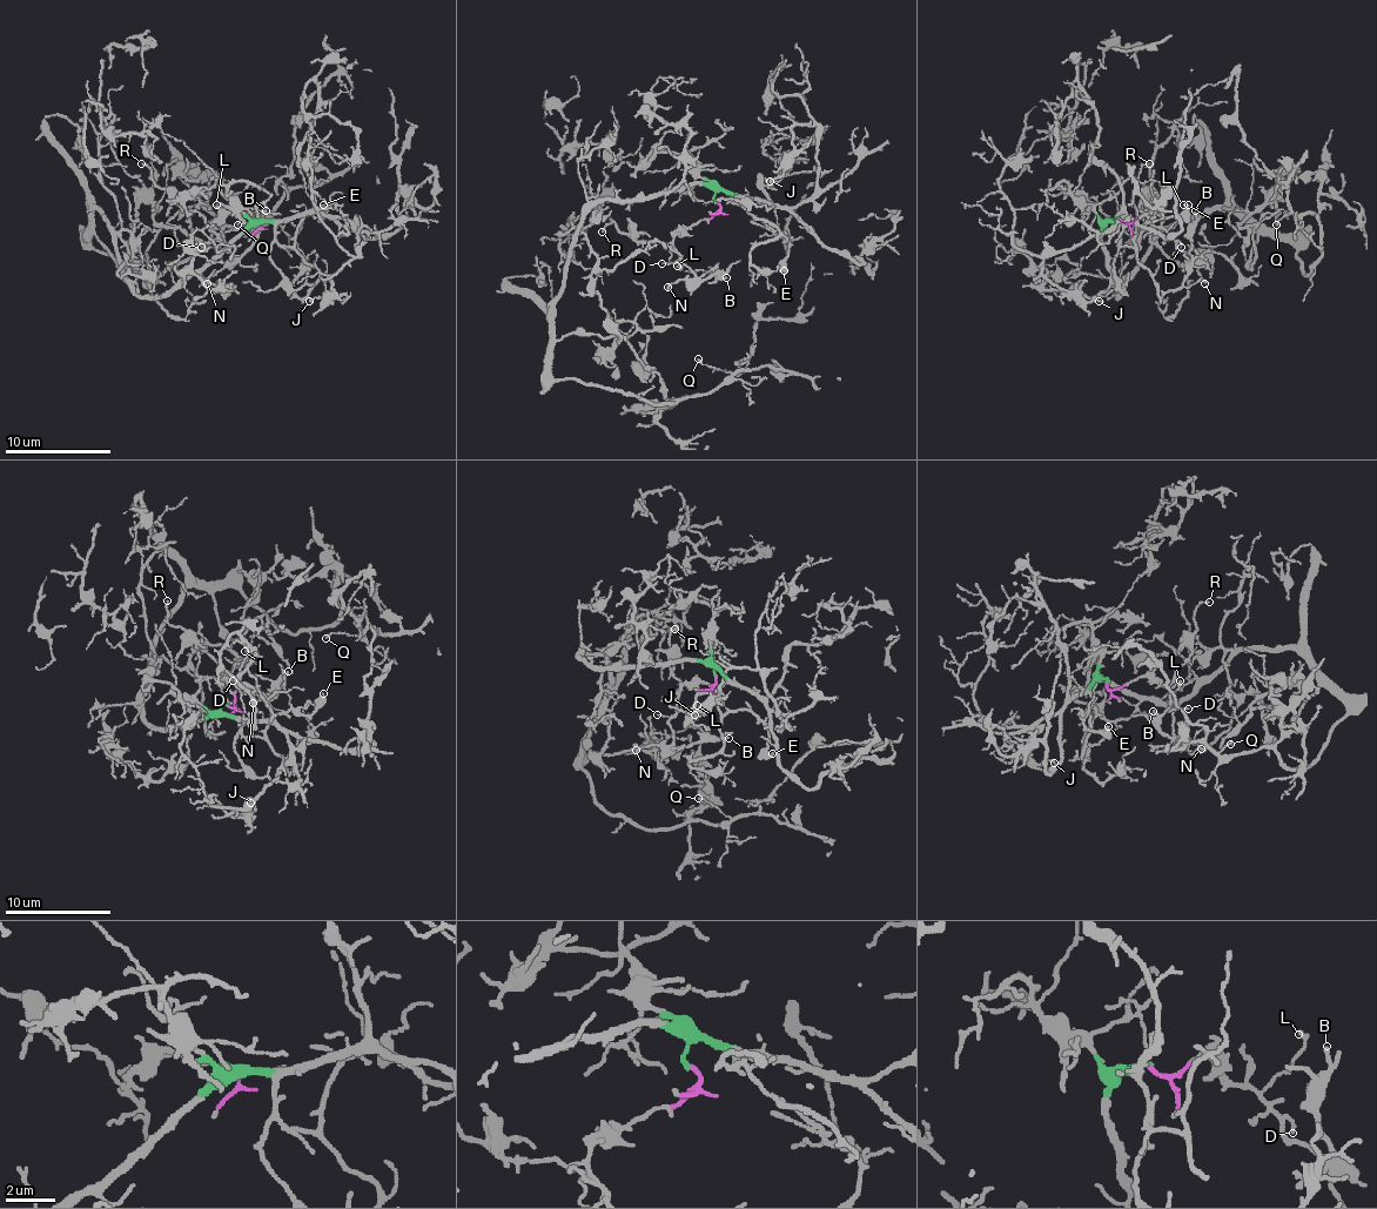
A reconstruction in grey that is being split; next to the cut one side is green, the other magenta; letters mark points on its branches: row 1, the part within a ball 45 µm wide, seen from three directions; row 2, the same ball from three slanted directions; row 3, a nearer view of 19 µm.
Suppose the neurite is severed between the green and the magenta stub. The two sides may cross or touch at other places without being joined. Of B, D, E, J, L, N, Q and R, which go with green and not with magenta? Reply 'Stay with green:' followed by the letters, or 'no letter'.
Stay with green: E, J, Q

